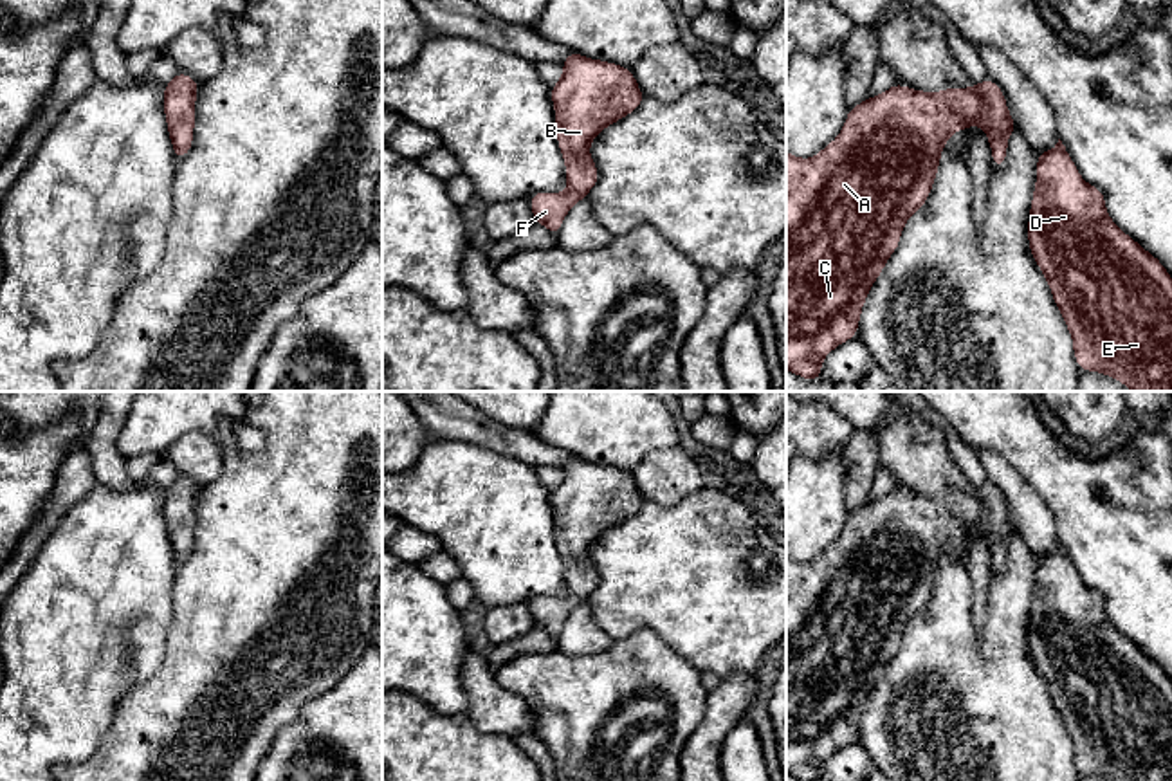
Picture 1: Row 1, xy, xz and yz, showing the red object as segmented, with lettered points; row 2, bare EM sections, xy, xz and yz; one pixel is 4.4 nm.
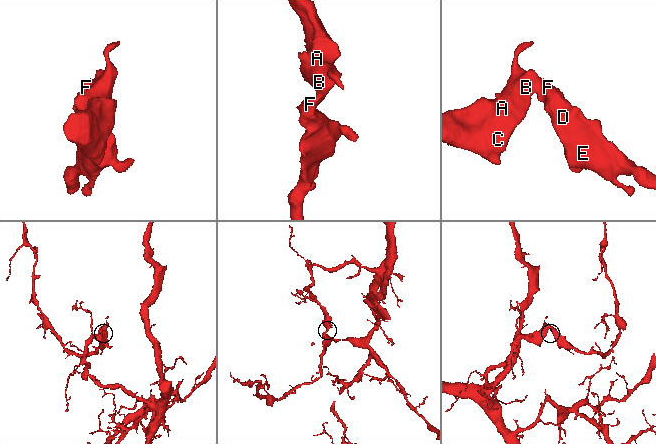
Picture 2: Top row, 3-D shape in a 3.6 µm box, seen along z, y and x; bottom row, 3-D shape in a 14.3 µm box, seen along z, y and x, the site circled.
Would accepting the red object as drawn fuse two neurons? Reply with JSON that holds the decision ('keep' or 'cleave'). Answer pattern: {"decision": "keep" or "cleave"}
{"decision": "keep"}

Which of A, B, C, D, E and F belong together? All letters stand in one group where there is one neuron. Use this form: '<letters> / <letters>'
A B C D E F

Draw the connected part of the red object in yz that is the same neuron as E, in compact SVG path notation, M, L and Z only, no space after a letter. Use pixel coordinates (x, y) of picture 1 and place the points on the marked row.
M1060 139L1049 152L1037 153L1028 245L1073 337L1078 372L1109 375L1132 391L1172 391L1172 276L1152 253L1112 222L1103 191L1082 179Z

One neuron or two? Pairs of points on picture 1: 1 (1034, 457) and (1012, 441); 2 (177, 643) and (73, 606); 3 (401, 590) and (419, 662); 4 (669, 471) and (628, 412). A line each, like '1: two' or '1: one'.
1: one
2: two
3: one
4: two

